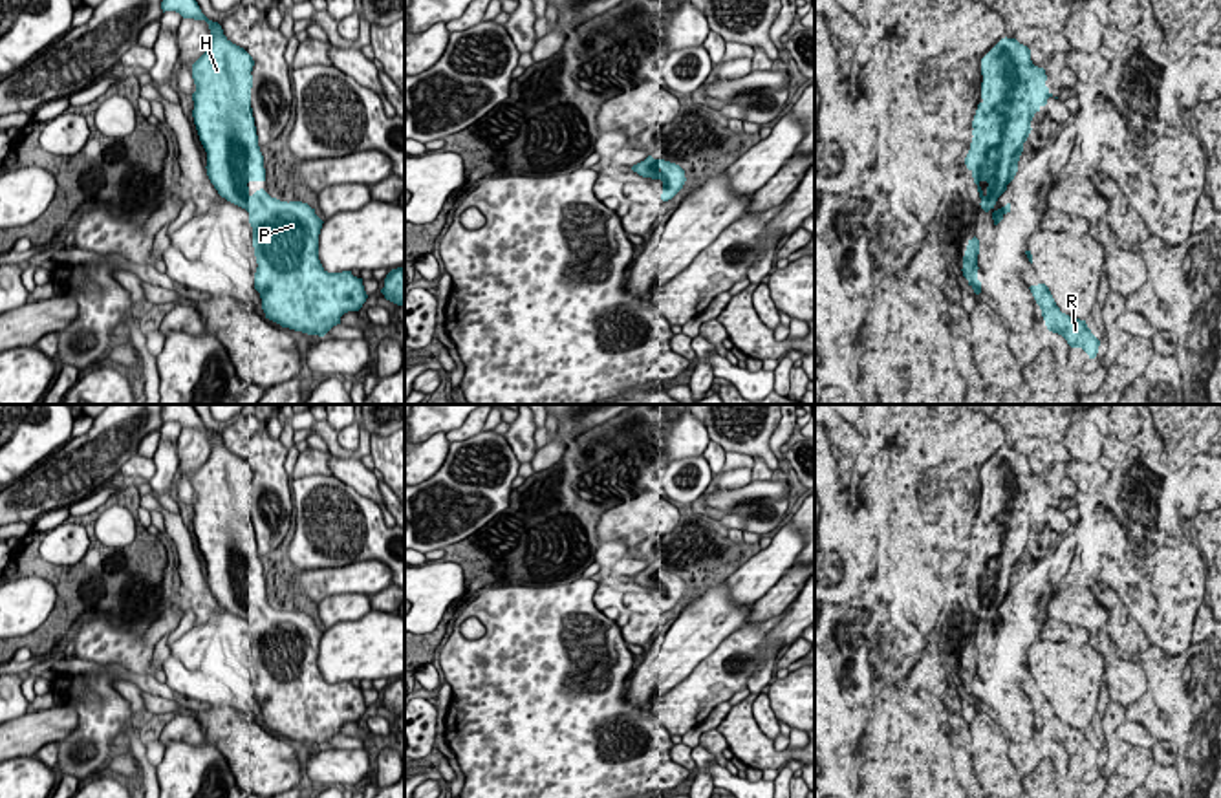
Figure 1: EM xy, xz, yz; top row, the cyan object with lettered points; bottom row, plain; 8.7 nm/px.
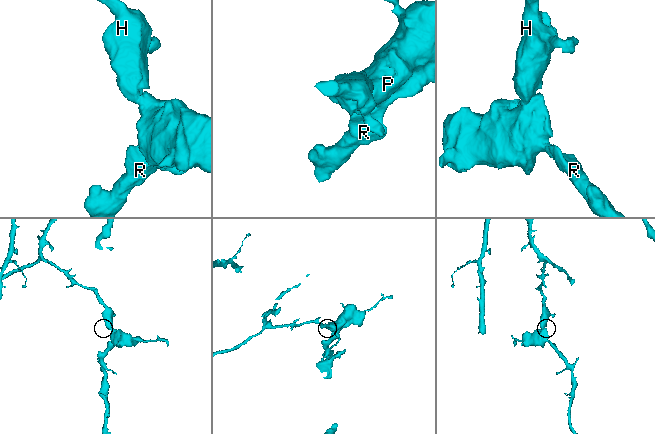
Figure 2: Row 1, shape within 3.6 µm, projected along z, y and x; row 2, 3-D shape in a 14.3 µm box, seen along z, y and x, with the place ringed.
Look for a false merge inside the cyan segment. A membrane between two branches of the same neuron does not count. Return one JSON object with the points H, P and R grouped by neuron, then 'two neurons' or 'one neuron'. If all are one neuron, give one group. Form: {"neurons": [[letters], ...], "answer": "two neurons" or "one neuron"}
{"neurons": [["H", "P", "R"]], "answer": "one neuron"}

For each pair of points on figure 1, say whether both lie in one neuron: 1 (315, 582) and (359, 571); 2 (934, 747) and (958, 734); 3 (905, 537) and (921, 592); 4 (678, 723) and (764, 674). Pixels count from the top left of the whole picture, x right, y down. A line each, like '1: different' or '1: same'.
1: same
2: different
3: same
4: different

